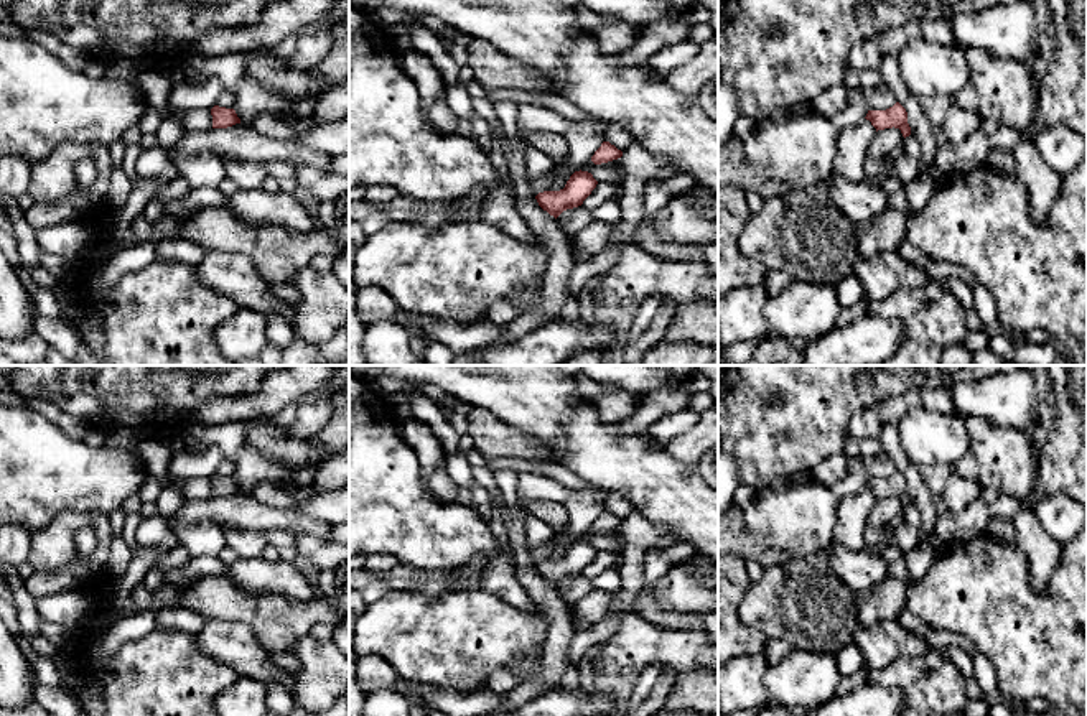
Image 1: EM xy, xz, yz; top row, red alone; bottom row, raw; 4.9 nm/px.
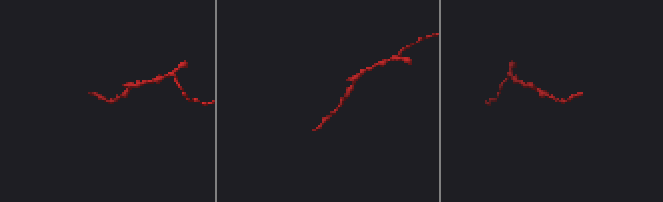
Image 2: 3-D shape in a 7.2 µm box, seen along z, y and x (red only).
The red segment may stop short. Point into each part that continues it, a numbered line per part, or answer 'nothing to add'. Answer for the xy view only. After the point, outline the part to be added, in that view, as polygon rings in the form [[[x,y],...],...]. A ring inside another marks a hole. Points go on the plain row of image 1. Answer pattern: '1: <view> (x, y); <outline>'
nothing to add

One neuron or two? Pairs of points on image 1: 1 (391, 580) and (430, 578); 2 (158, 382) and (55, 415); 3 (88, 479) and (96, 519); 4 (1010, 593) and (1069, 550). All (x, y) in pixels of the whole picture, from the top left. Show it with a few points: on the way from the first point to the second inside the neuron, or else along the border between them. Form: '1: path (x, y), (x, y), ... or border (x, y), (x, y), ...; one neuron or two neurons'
1: path (401, 580), (420, 580); one neuron
2: border (32, 400), (50, 400), (89, 423); two neurons
3: border (106, 512), (61, 511), (56, 516); two neurons
4: border (1063, 555), (1069, 562); two neurons

